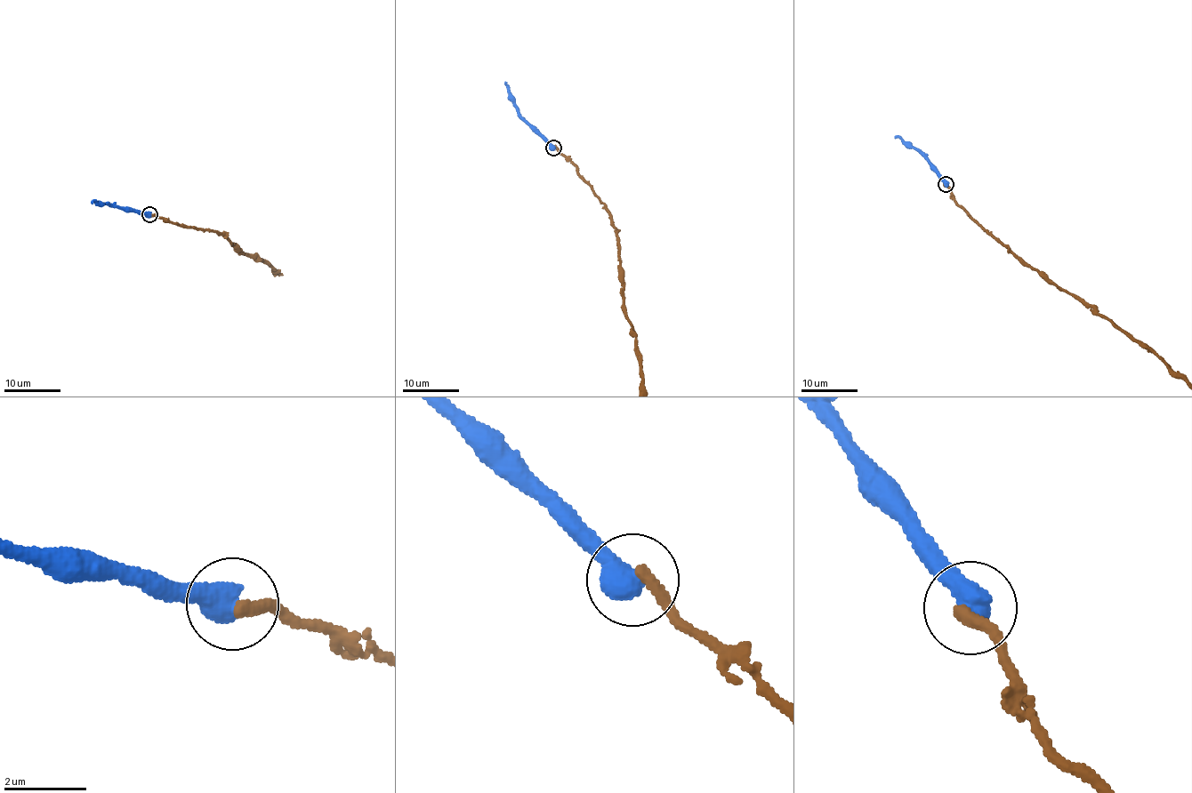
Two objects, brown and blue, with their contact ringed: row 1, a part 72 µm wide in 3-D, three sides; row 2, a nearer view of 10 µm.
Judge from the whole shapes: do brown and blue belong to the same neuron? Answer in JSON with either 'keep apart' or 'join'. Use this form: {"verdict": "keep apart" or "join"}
{"verdict": "keep apart"}

